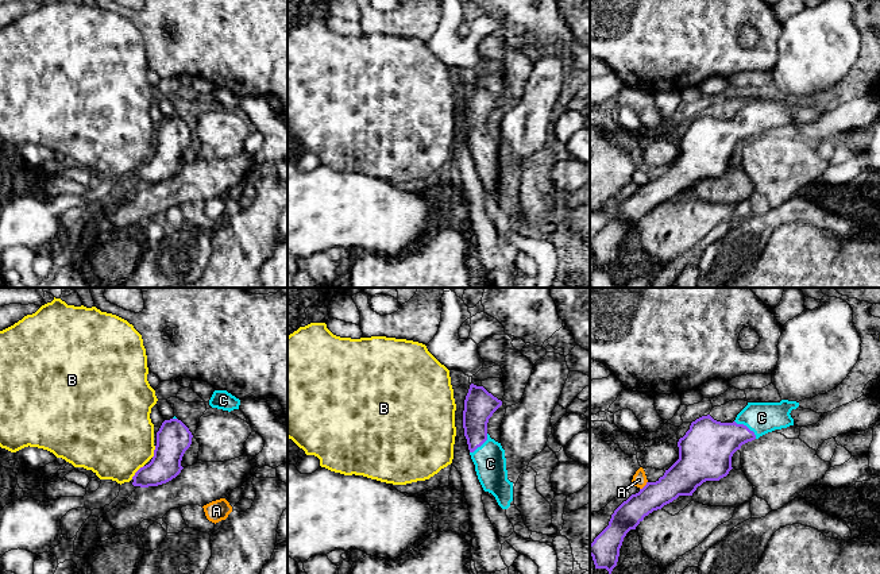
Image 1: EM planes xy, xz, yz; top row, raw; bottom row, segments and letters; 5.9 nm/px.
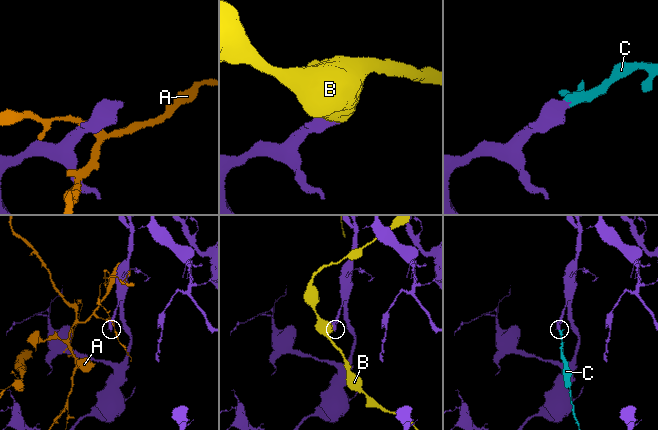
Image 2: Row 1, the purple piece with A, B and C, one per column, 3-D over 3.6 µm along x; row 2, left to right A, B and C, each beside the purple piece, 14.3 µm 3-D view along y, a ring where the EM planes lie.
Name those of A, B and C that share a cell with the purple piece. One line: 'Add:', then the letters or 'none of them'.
Add: C

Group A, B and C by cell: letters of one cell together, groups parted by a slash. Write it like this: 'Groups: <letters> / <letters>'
Groups: A / B / C

